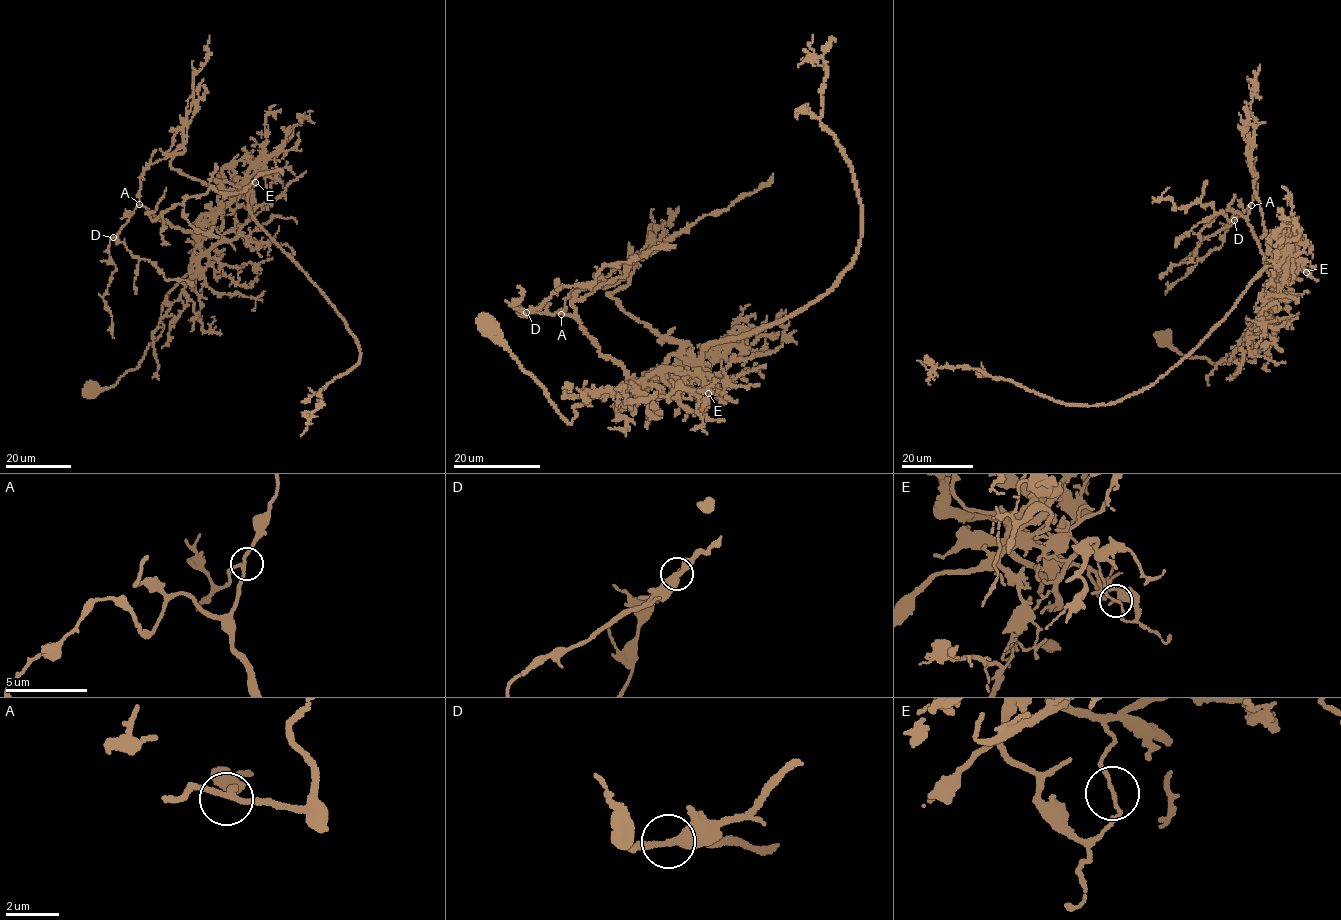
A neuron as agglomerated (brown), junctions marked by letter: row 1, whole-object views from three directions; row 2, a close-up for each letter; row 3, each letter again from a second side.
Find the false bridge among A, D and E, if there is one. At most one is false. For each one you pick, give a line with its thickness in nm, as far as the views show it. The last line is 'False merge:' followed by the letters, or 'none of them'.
E: Thickness 110 nm
False merge: E

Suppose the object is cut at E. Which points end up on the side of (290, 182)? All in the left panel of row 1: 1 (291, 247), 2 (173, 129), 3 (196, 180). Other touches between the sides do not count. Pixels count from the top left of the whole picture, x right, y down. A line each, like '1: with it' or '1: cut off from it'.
1: with it
2: cut off from it
3: cut off from it

